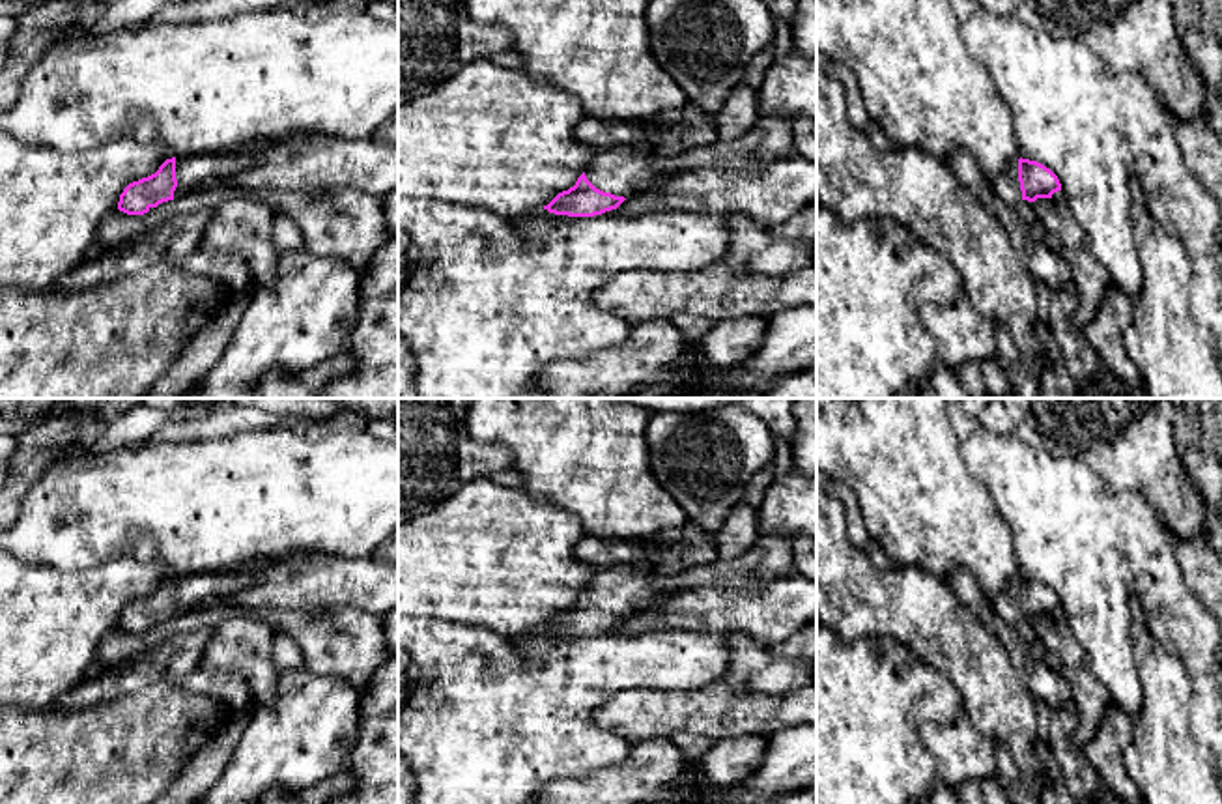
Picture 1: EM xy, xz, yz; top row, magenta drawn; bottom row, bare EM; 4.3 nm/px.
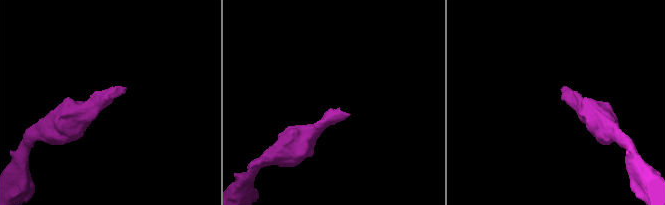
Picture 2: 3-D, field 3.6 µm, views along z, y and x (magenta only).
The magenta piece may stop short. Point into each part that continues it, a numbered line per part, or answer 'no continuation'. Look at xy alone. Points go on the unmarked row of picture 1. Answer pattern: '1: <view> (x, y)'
1: xy (193, 589)

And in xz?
1: xz (621, 589)

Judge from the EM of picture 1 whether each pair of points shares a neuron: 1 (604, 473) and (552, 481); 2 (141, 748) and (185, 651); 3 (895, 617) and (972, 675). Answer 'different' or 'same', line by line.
1: same
2: different
3: same

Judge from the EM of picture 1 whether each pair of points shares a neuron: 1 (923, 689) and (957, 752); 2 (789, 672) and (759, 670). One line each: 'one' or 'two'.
1: two
2: one

